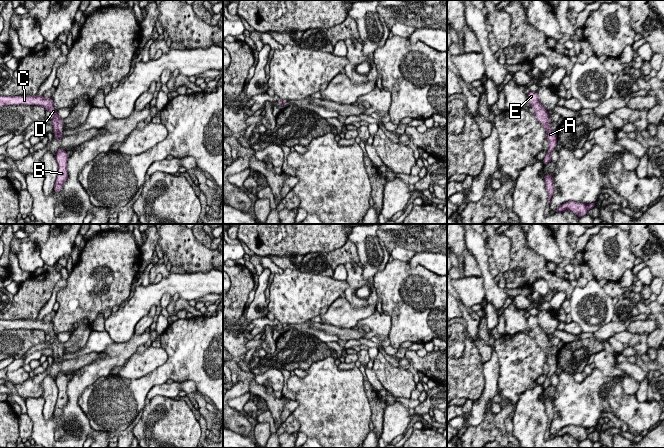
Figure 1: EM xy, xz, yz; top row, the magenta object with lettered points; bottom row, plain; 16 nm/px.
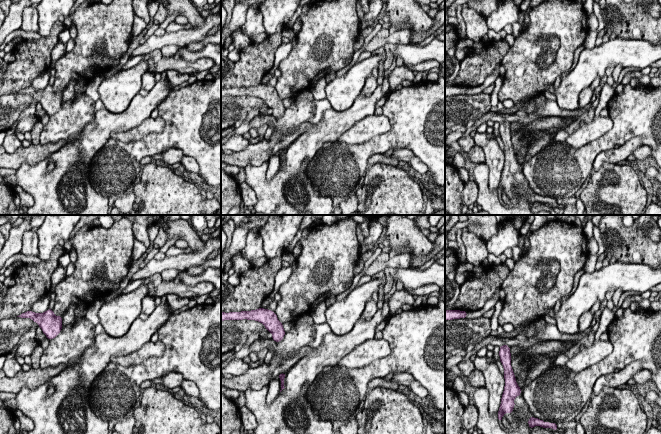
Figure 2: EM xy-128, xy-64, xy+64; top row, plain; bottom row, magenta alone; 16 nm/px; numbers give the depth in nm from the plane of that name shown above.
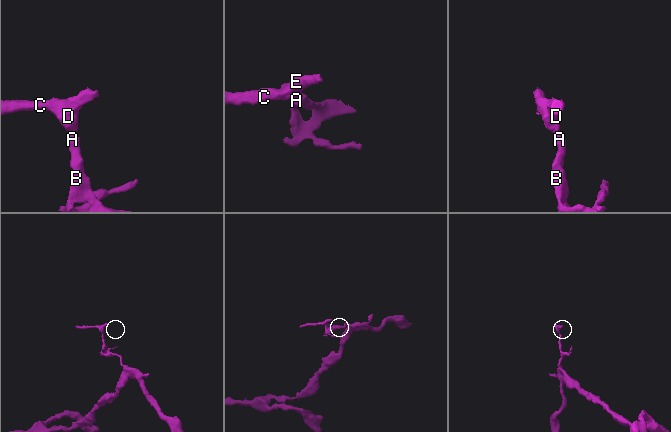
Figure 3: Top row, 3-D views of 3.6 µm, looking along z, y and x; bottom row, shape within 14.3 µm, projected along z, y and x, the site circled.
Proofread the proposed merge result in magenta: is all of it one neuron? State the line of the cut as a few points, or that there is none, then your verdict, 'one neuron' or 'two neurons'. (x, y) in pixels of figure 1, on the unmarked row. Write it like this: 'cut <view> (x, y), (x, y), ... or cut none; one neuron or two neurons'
cut none; one neuron

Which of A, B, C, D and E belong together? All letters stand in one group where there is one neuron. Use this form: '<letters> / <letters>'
A B C D E

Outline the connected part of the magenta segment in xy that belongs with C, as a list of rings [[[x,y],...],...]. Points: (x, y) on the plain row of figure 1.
[[[0,319],[0,331],[7,329],[39,329],[48,334],[54,342],[51,344],[52,350],[55,353],[54,363],[62,363],[62,354],[60,353],[63,350],[62,343],[58,340],[57,334],[53,330],[53,323],[47,322],[44,323],[43,319],[35,320],[1,320]]]

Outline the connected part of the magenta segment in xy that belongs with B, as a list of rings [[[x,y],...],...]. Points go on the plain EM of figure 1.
[[[59,372],[55,379],[56,385],[58,387],[58,398],[54,409],[54,416],[60,416],[62,414],[63,407],[68,403],[67,395],[67,384],[68,384],[67,375]]]

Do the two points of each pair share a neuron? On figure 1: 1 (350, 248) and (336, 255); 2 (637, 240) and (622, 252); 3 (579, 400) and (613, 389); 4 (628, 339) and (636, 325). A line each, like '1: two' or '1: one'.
1: one
2: two
3: one
4: two

